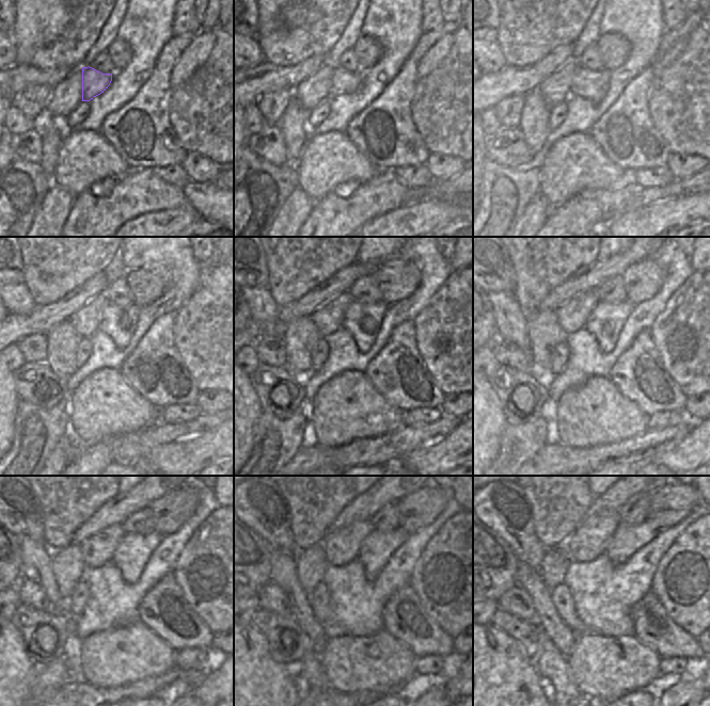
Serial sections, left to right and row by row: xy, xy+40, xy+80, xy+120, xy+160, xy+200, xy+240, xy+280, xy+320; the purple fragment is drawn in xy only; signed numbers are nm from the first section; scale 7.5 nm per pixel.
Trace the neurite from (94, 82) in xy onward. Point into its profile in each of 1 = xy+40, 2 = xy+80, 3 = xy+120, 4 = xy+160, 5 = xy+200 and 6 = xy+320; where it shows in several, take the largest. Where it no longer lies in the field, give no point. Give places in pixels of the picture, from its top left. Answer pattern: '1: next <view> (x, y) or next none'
1: next xy+40 (344, 82)
2: next xy+80 (594, 85)
3: next xy+120 (120, 323)
4: next xy+160 (363, 321)
5: next xy+200 (605, 321)
6: next xy+320 (627, 540)

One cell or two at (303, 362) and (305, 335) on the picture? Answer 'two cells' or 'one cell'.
one cell

